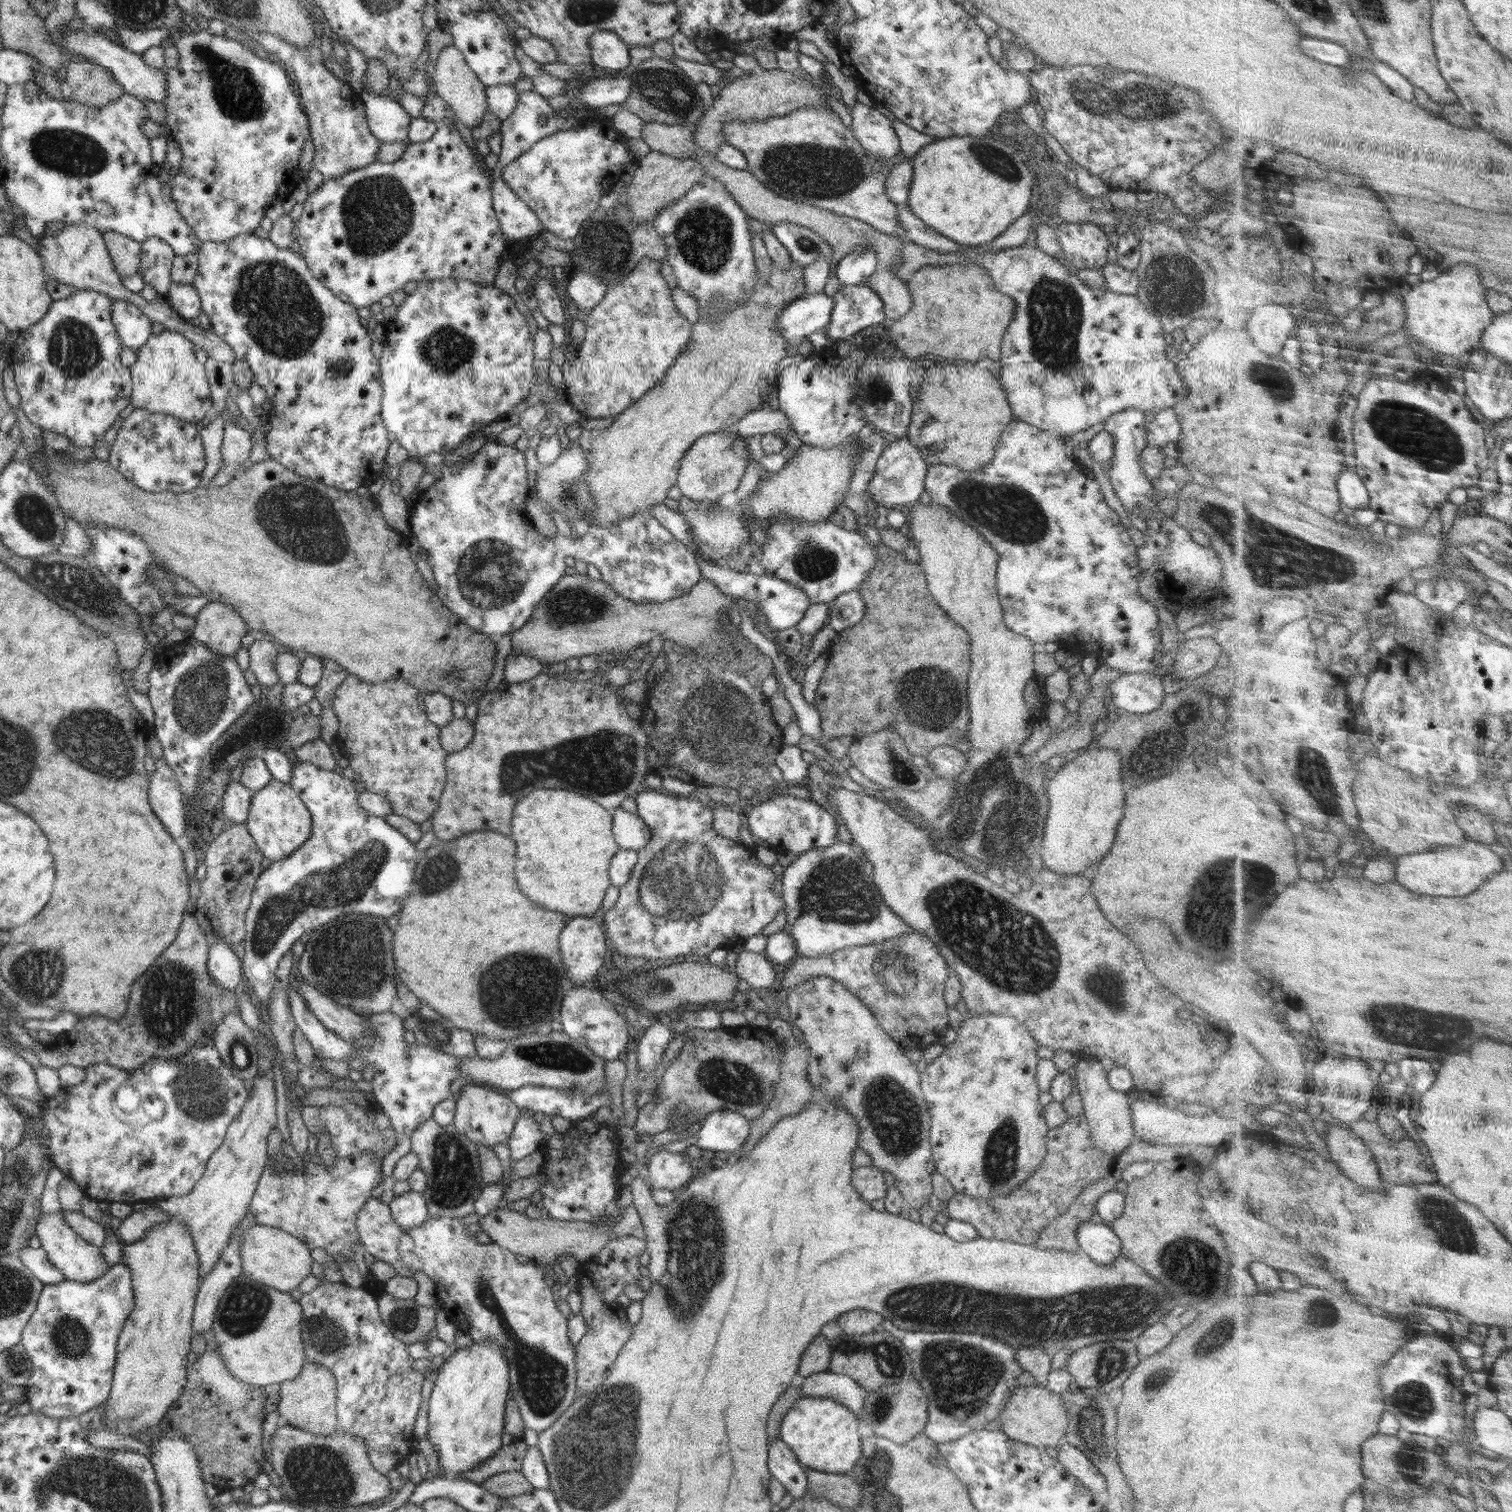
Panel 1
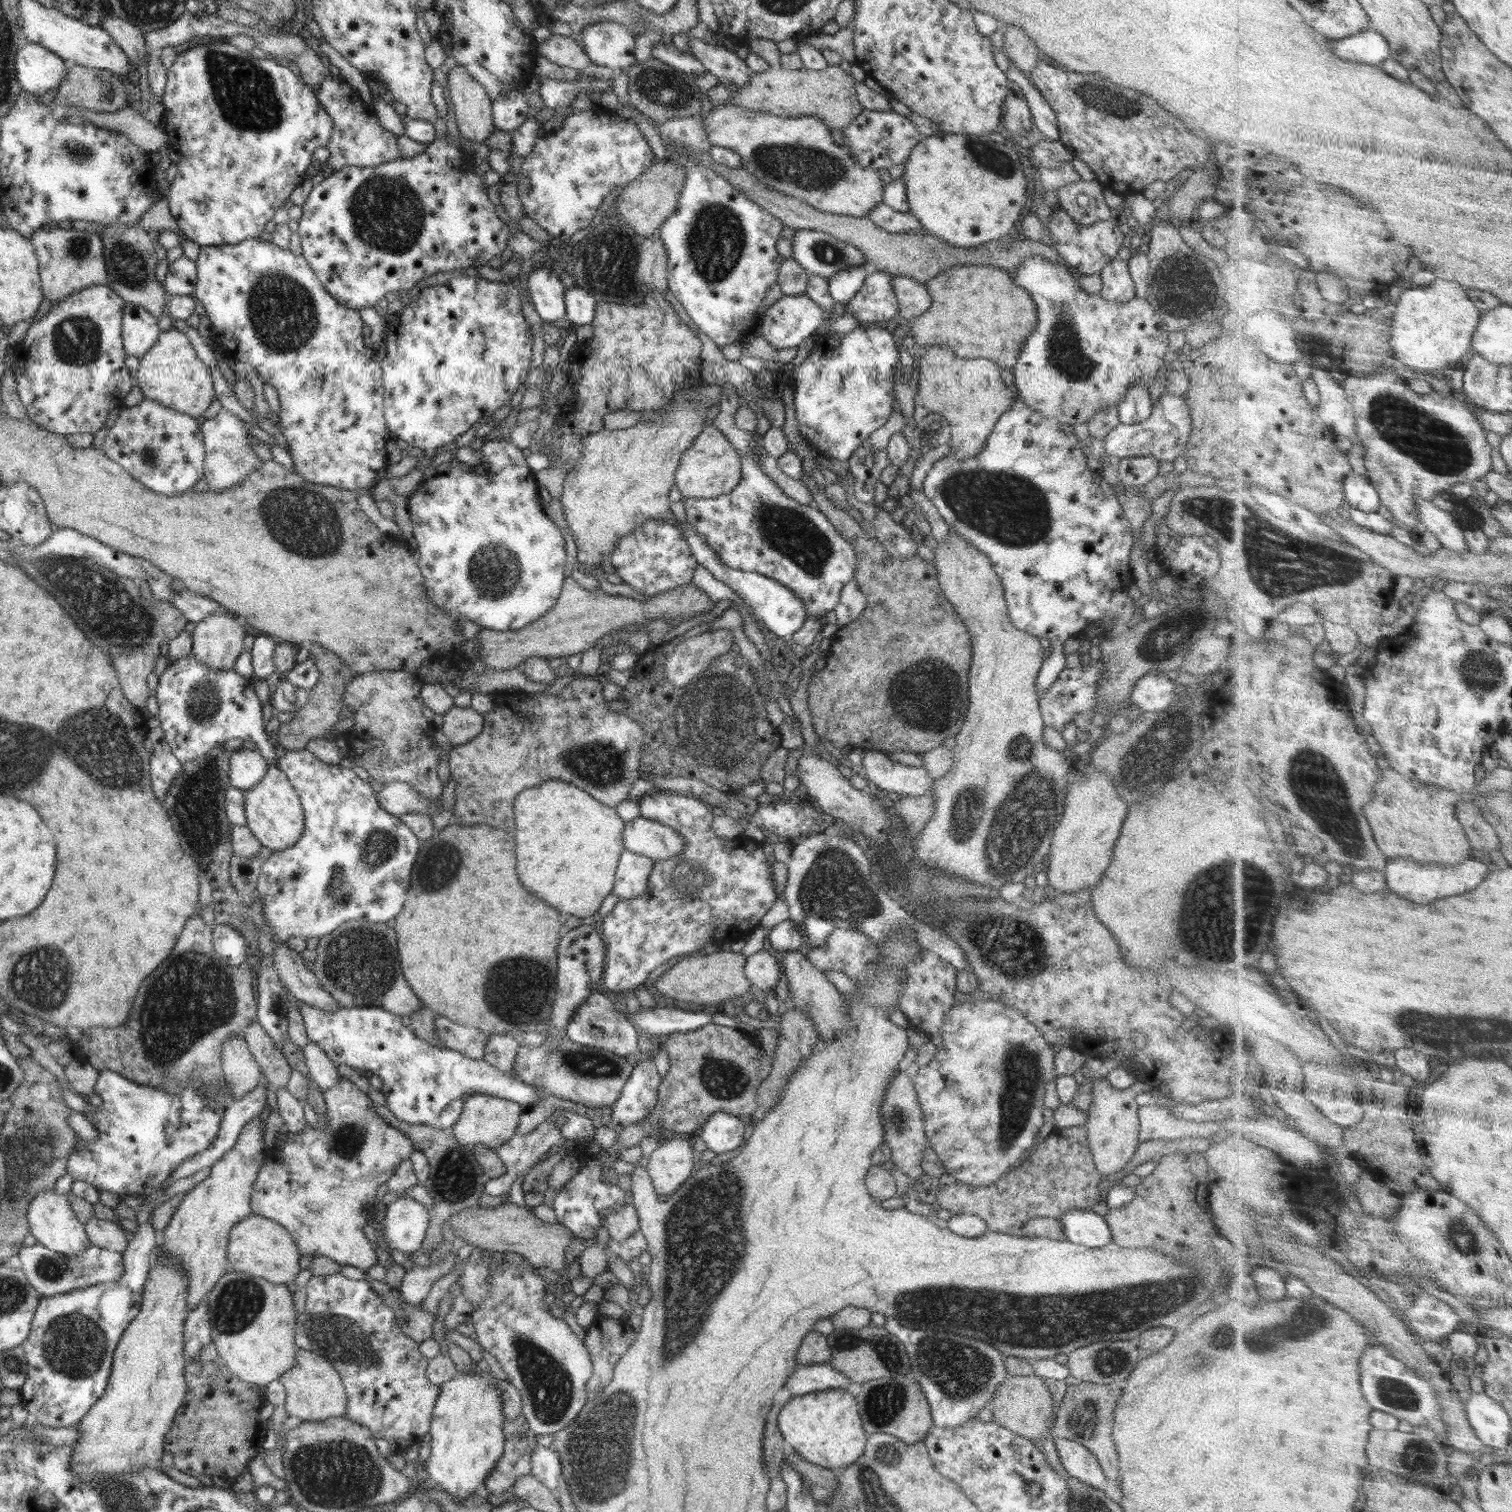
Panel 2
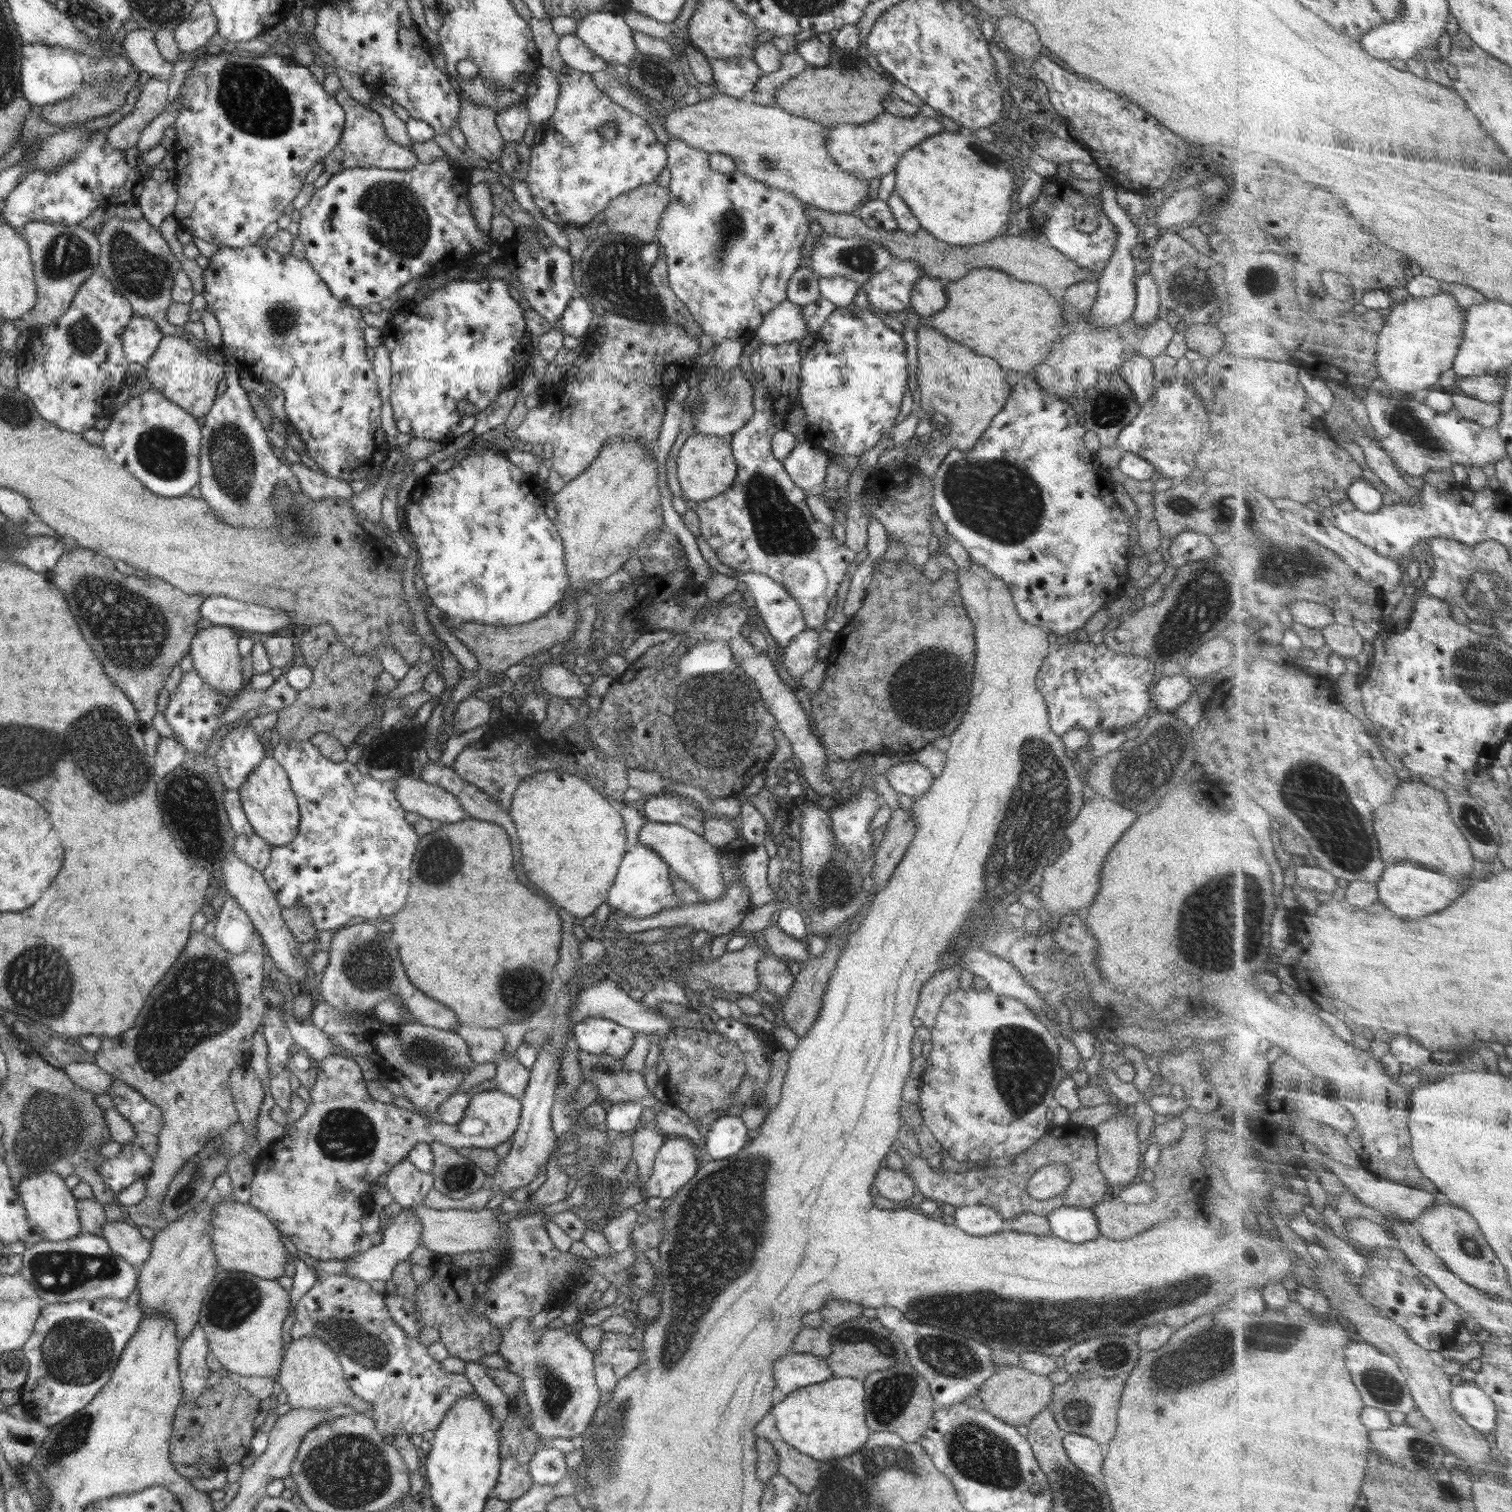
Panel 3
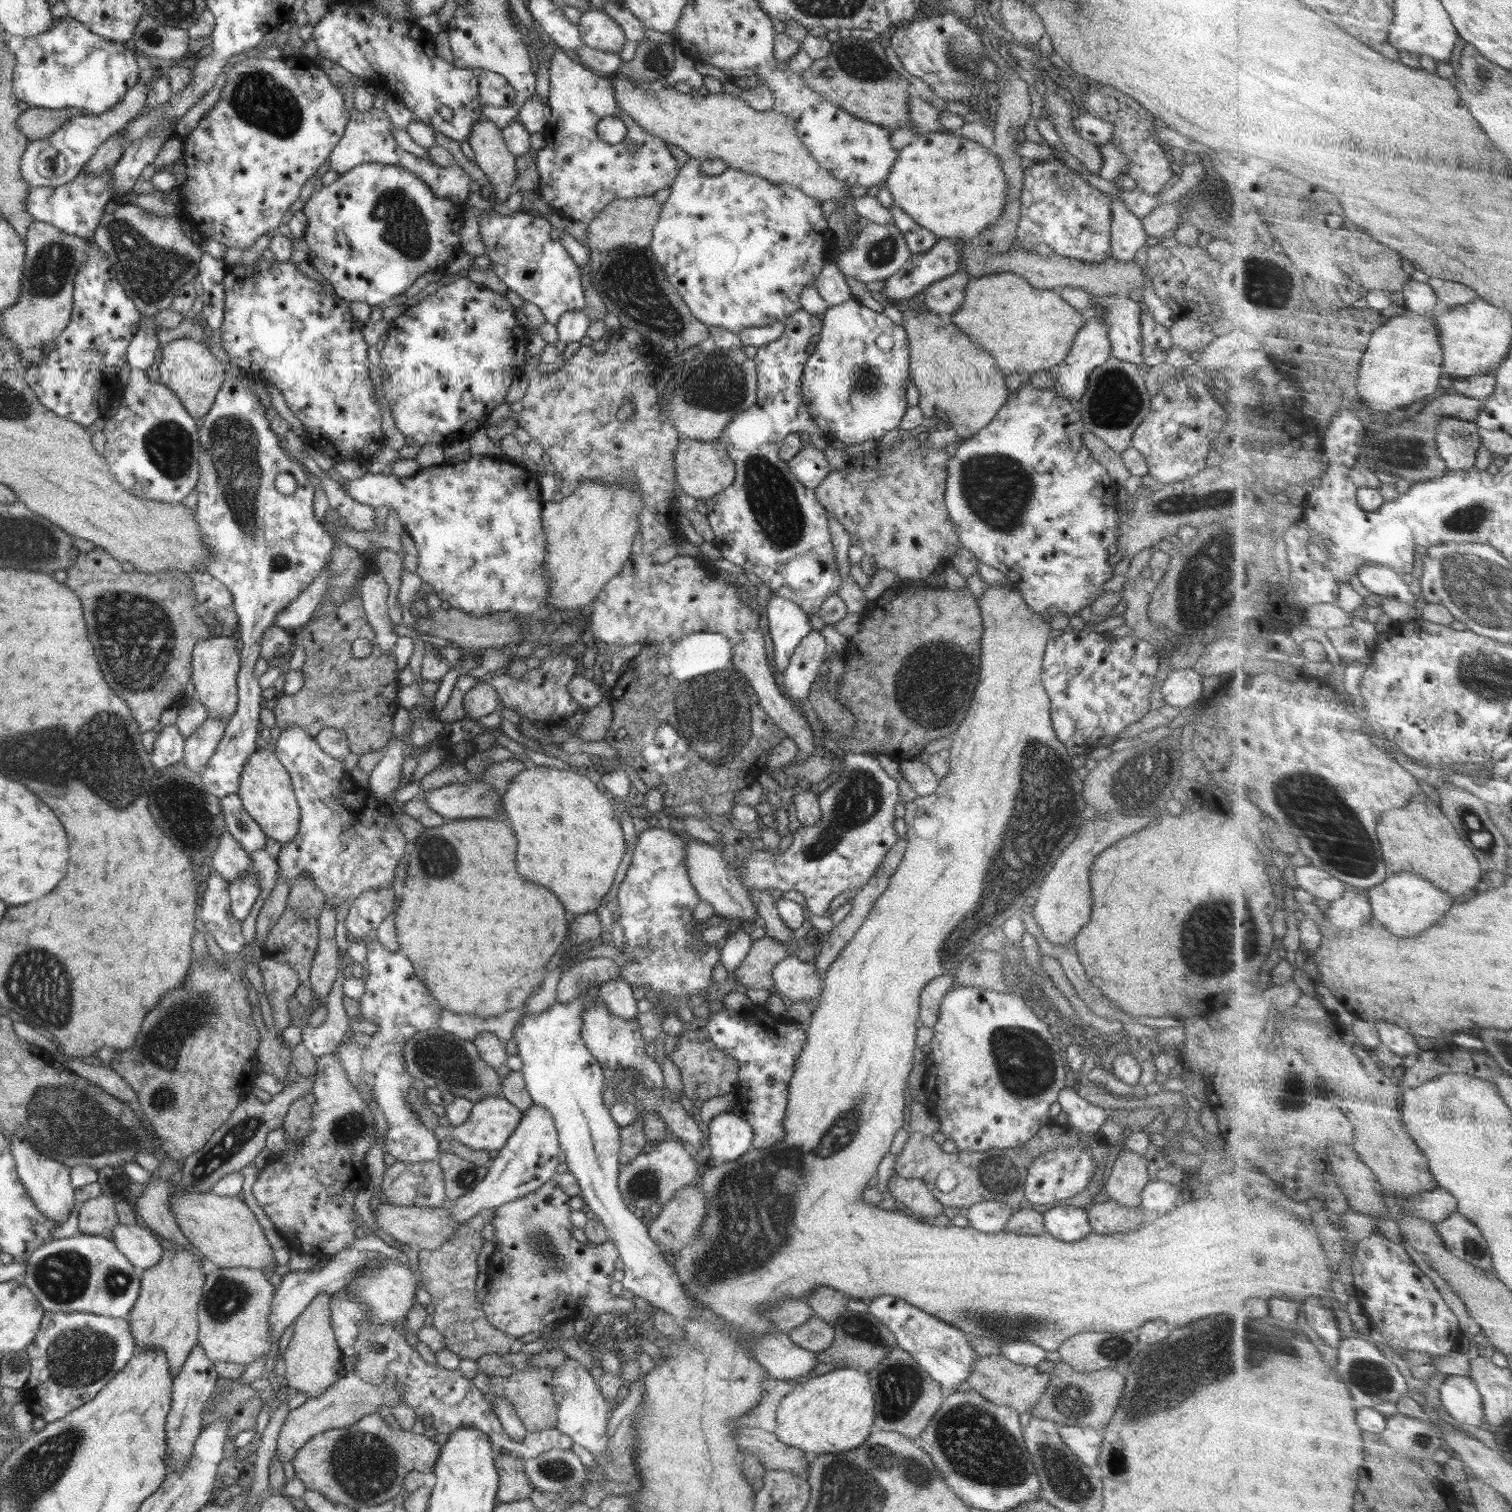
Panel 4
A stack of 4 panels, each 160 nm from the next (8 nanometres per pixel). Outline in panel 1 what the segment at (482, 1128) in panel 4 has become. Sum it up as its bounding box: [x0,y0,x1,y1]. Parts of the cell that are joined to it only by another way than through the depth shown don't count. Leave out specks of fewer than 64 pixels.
[251,1085,522,1261]

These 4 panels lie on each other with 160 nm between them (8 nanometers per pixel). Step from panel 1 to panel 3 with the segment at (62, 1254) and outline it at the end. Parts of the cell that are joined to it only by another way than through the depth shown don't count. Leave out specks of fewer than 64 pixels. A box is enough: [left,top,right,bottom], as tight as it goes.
[17,1172,82,1242]

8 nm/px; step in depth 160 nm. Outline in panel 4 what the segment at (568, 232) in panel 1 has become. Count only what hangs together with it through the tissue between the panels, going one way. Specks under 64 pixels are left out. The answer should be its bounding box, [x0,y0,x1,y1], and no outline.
[535,49,678,225]

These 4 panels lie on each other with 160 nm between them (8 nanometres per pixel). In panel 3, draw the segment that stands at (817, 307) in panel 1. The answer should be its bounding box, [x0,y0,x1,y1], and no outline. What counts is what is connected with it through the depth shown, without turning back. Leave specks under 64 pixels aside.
[755,300,807,345]

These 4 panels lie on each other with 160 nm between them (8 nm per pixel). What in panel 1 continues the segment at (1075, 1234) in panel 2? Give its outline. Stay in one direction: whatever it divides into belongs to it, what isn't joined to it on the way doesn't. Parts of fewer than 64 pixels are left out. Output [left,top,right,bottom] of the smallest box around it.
[1076,1222,1121,1266]

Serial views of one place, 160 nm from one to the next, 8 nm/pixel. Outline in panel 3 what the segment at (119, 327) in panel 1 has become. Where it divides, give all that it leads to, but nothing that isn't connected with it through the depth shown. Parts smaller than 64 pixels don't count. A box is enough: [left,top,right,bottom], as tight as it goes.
[123,314,163,365]

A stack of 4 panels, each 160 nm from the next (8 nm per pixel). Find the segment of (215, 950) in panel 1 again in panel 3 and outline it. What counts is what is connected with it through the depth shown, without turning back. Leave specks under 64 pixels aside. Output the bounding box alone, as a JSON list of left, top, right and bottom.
[215,895,253,954]

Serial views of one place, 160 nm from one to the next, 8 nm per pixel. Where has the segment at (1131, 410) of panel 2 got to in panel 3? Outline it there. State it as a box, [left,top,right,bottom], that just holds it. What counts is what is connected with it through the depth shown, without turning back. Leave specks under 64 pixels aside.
[1120,352,1155,407]

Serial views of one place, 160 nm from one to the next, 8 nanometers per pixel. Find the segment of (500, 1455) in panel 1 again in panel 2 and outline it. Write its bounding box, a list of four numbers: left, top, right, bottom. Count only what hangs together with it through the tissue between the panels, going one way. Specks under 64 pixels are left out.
[484,1417,538,1494]

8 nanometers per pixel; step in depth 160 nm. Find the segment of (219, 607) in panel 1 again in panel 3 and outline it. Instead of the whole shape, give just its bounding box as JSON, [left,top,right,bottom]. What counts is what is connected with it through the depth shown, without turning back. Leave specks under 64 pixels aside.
[191,625,246,698]

